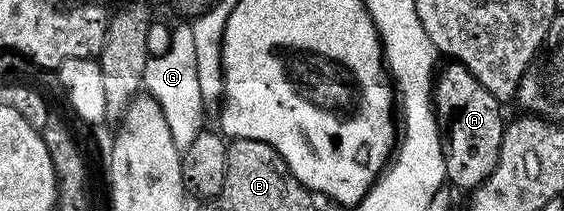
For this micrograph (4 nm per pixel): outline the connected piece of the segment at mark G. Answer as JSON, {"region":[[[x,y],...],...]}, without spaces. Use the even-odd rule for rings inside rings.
{"region":[[[181,21],[177,27],[174,26],[170,32],[167,50],[163,54],[149,57],[142,86],[161,105],[176,145],[180,149],[189,147],[191,141],[204,128],[203,121],[206,122],[207,119],[196,68],[194,29],[190,22]]]}

